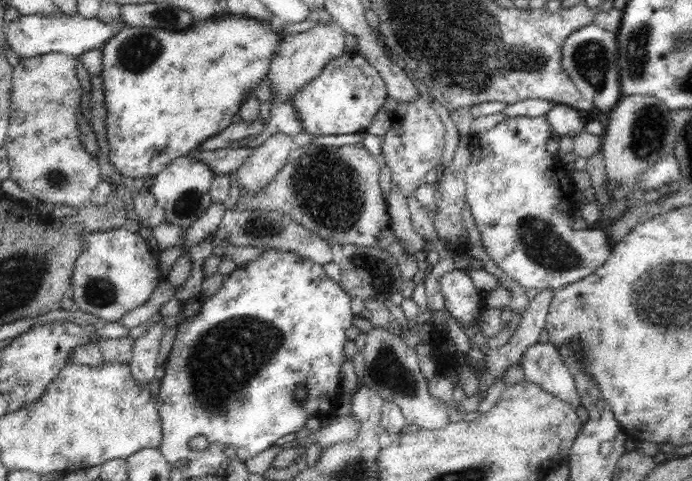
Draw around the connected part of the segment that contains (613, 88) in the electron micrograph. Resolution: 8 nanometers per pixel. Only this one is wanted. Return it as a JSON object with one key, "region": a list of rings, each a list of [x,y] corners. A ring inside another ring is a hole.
{"region":[[[594,23],[572,32],[562,47],[561,65],[564,72],[582,96],[590,100],[600,112],[611,112],[623,96],[618,56],[617,33],[608,32]]]}

